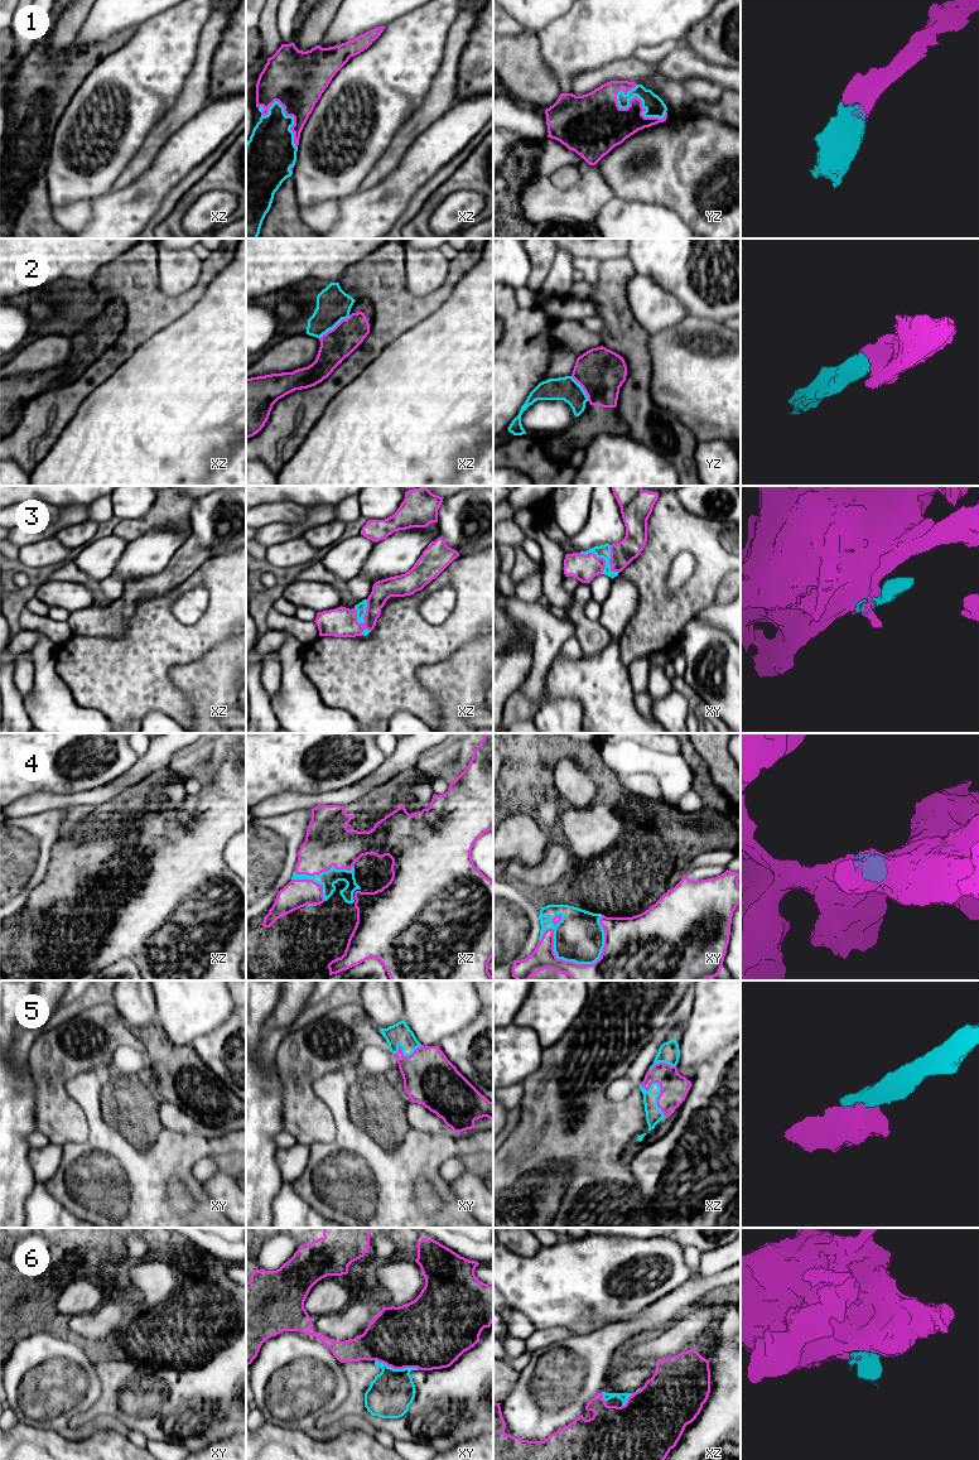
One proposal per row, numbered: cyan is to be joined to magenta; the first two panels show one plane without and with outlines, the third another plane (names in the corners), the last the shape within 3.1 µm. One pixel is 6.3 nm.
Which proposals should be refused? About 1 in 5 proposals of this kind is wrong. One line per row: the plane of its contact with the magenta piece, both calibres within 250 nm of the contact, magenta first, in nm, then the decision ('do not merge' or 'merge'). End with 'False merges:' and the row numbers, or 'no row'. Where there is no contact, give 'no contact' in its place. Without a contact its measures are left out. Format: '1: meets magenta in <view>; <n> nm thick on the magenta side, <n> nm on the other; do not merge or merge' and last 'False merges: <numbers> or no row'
1: meets magenta in yz; 260 nm thick on the magenta side, 130 nm on the other; merge
2: meets magenta in xz; 200 nm thick on the magenta side, 220 nm on the other; do not merge
3: meets magenta in xz; 190 nm thick on the magenta side, 60 nm on the other; merge
4: meets magenta in xy; 300 nm thick on the magenta side, 320 nm on the other; merge
5: meets magenta in xz; 180 nm thick on the magenta side, 110 nm on the other; merge
6: meets magenta in xy; 420 nm thick on the magenta side, 280 nm on the other; do not merge
False merges: 2, 6

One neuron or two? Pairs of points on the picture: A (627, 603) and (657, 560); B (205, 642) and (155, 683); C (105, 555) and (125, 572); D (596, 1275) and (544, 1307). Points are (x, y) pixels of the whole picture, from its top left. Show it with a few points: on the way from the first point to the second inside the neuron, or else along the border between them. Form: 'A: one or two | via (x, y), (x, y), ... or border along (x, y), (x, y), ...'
A: two | border along (618, 573), (637, 593), (637, 607), (630, 620)
B: one | via (189, 642), (186, 642), (160, 668)
C: two | border along (128, 543), (117, 565), (111, 573)
D: one | via (583, 1283), (567, 1285), (556, 1295)

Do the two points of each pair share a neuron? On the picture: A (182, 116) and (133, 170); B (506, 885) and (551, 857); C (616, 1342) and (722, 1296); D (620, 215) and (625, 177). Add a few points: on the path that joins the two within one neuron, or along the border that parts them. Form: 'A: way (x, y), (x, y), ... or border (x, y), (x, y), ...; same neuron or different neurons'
A: way (168, 128), (153, 143), (145, 157); same neuron
B: border (506, 876), (524, 887); different neurons
C: border (723, 1287), (710, 1290), (698, 1305); different neurons
D: border (615, 194), (626, 200), (651, 203); different neurons

